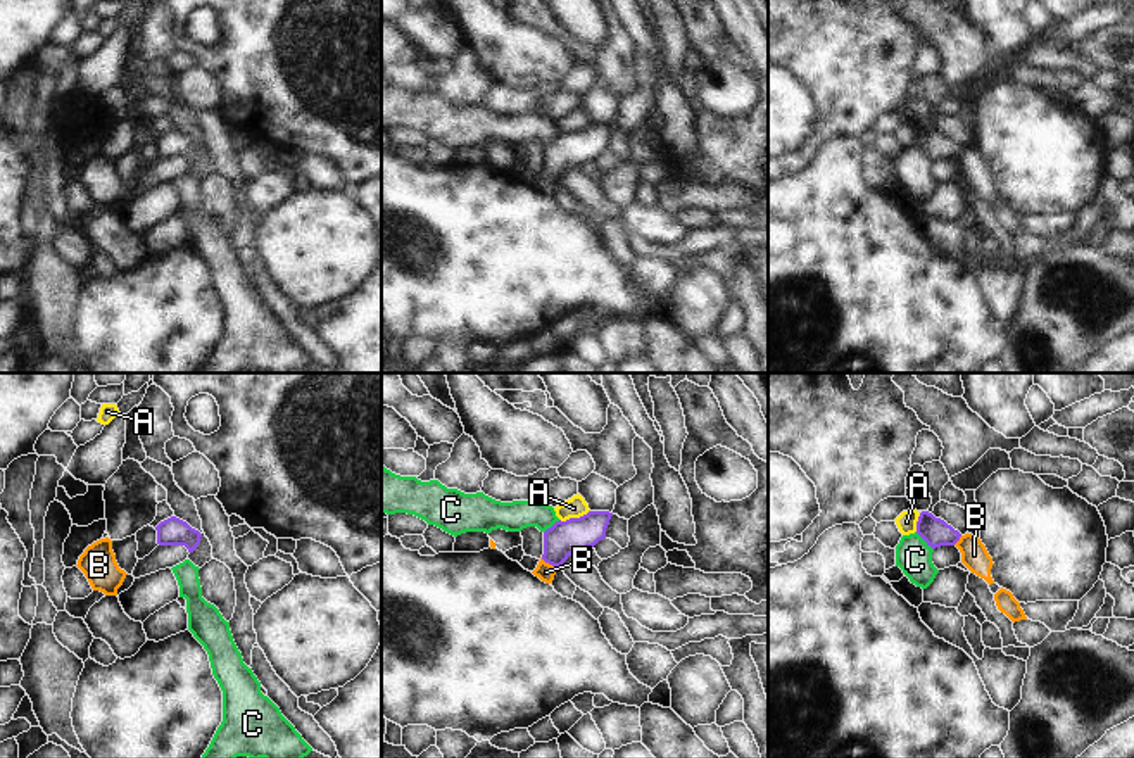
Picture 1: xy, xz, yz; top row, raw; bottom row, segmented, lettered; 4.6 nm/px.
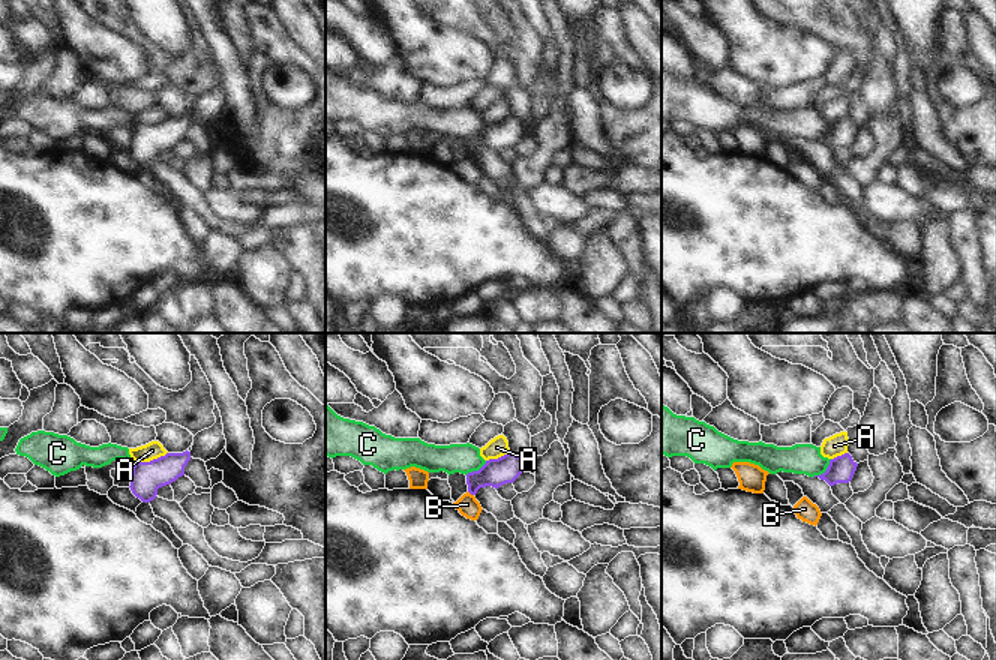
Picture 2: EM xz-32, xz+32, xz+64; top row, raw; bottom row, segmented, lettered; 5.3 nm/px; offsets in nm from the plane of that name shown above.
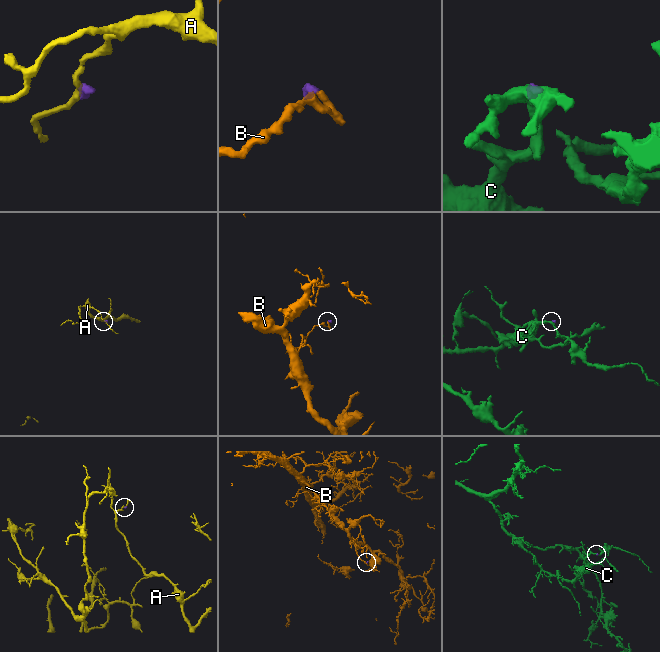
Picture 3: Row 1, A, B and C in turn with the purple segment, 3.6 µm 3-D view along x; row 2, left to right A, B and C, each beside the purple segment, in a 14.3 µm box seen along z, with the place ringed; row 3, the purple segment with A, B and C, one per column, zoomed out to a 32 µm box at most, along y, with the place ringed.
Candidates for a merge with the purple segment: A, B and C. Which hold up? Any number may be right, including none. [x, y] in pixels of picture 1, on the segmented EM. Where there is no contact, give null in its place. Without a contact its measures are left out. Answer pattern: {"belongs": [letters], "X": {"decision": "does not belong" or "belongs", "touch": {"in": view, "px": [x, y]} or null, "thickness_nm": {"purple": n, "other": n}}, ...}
{"belongs": ["B"], "A": {"decision": "does not belong", "touch": {"in": "xz", "px": [573, 518]}, "thickness_nm": {"purple": 160, "other": 100}}, "B": {"decision": "belongs", "touch": {"in": "xz", "px": [548, 562]}, "thickness_nm": {"purple": 160, "other": 90}}, "C": {"decision": "does not belong", "touch": {"in": "yz", "px": [924, 539]}, "thickness_nm": {"purple": 140, "other": 170}}}

